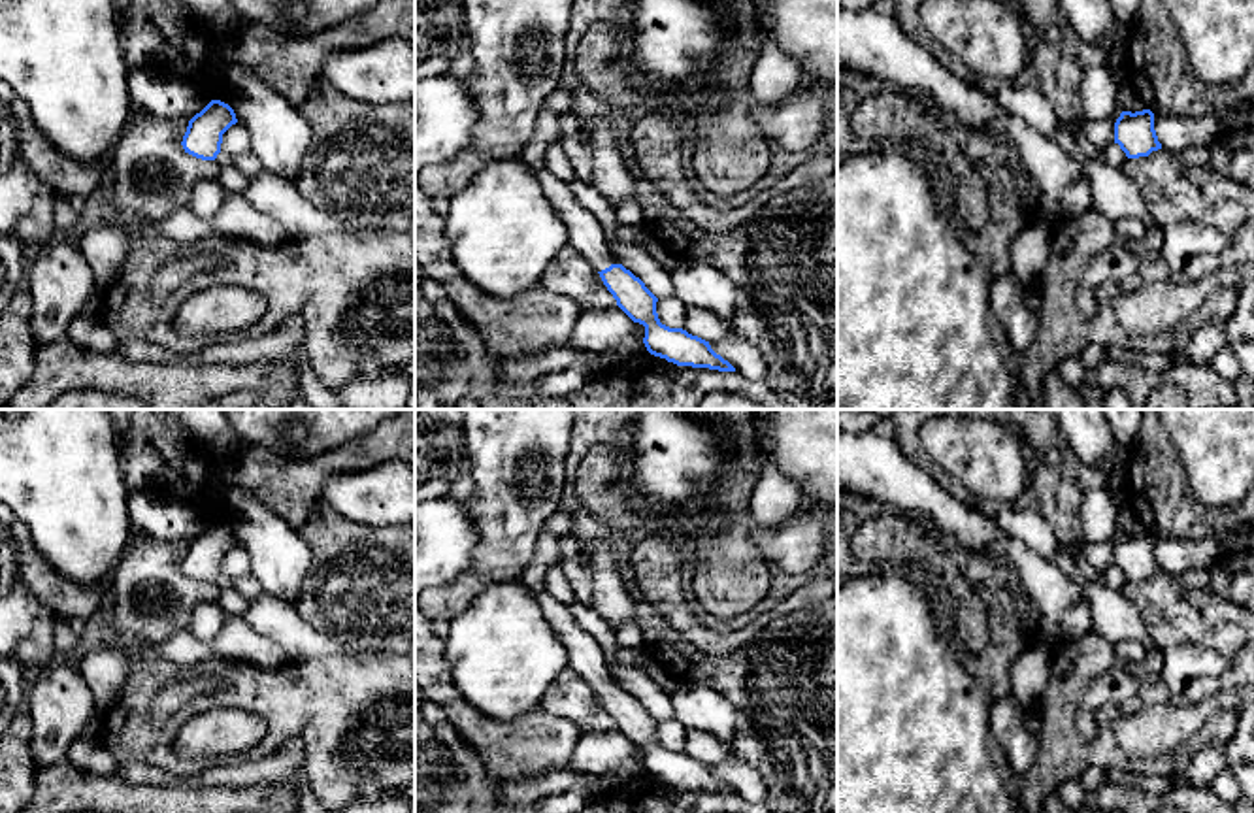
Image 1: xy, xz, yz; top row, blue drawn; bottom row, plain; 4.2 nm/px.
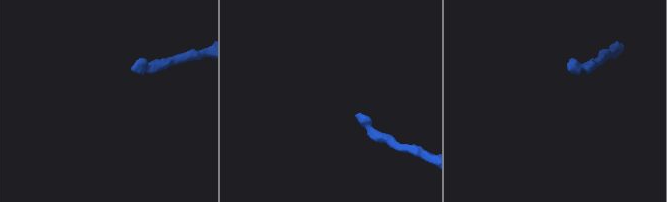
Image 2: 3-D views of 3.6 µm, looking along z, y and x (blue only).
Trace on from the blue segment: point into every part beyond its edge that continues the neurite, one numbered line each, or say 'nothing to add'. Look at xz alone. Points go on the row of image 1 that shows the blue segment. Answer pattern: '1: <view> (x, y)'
1: xz (585, 232)

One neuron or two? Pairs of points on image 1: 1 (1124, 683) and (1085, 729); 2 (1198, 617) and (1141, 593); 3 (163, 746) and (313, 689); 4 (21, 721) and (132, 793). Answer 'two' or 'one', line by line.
1: one
2: one
3: one
4: two

